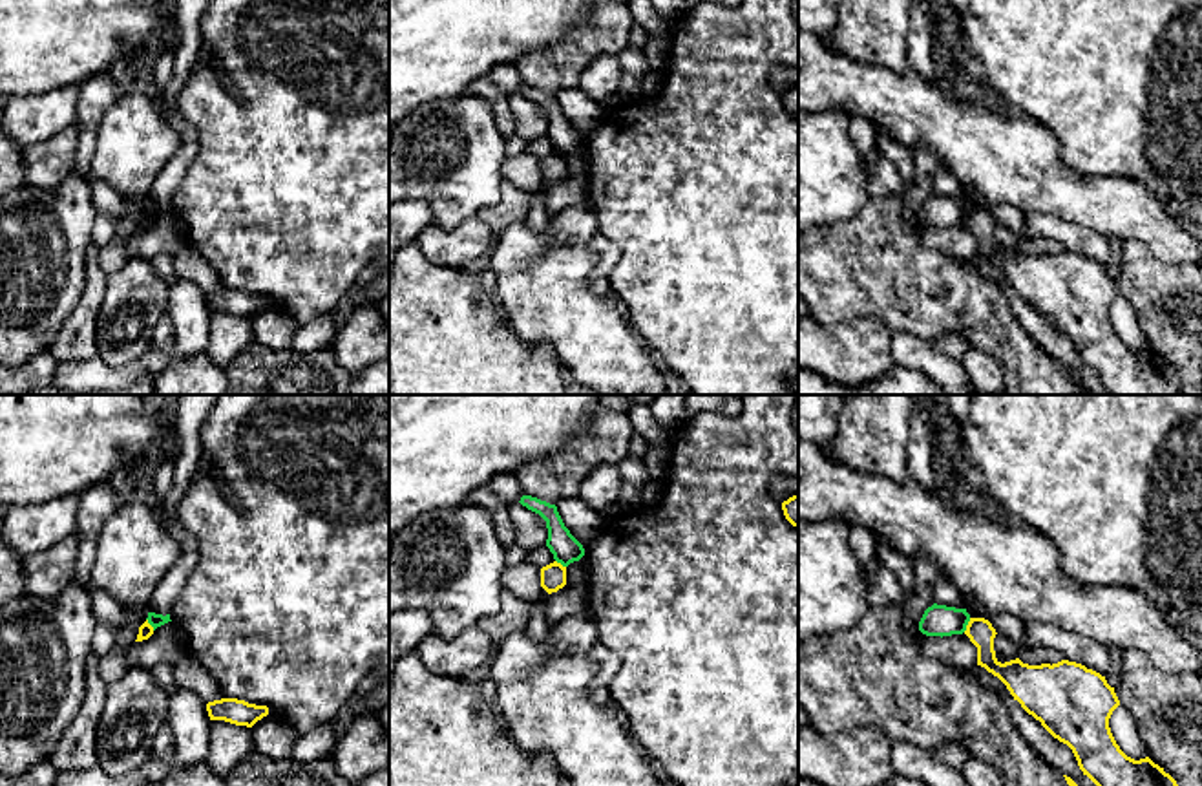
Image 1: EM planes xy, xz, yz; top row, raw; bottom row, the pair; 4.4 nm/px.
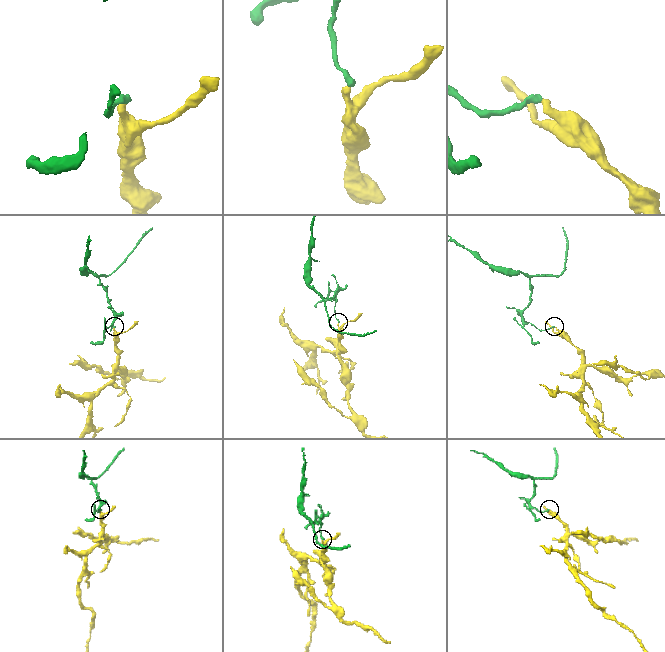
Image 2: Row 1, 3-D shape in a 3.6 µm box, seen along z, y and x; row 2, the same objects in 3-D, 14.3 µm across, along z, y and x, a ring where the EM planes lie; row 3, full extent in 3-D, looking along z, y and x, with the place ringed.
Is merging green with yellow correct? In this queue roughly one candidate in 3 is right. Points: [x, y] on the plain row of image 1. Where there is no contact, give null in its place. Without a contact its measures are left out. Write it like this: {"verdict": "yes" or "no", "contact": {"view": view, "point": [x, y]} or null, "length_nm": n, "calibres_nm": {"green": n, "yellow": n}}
{"verdict": "no", "contact": {"view": "yz", "point": [967, 214]}, "length_nm": 70, "calibres_nm": {"green": 140, "yellow": 120}}

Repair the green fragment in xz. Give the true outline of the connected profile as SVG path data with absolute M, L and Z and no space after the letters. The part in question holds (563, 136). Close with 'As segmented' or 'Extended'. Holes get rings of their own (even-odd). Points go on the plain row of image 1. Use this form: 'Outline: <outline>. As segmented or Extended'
Outline: M522 86L519 93L528 101L539 104L546 112L546 137L550 139L557 154L568 157L570 154L579 152L585 146L583 135L564 117L555 95L532 86Z. As segmented

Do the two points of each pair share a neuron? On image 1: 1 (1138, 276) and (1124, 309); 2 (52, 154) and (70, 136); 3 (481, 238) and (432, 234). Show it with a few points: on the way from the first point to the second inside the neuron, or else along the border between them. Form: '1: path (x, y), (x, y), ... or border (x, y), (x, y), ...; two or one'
1: border (1120, 295), (1131, 306), (1138, 329), (1146, 339); two
2: path (55, 150), (66, 139); one
3: path (468, 238), (444, 238); one

